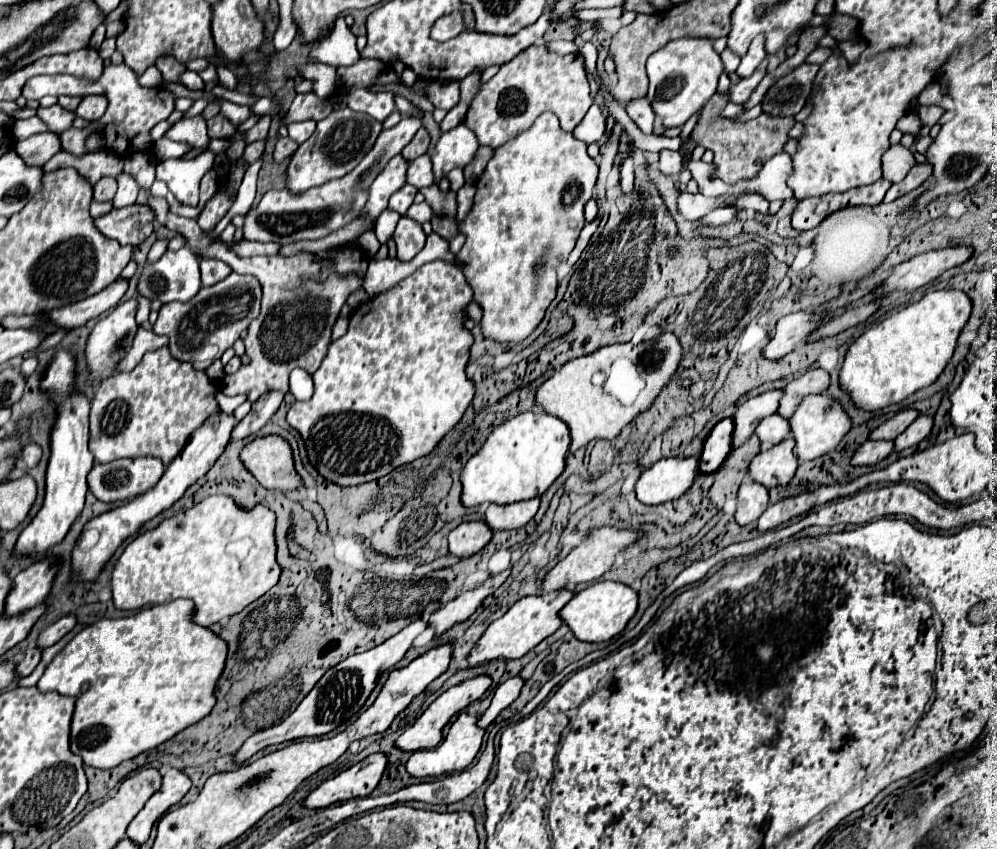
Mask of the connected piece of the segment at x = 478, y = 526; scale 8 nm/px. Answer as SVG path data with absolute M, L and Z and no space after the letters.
M462 522L448 534L448 550L454 556L466 558L480 552L492 538L486 522Z

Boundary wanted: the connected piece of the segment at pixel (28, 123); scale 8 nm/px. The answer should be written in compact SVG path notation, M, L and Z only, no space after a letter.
M18 120L14 122L14 136L16 140L24 140L32 134L38 134L38 132L44 132L48 130L40 120Z

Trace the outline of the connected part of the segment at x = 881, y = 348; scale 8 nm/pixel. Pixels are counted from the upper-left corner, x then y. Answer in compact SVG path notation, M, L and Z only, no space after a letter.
M932 290L920 302L906 306L904 310L894 312L892 316L884 318L880 324L870 326L846 352L842 370L840 370L840 384L844 390L850 392L852 400L858 408L864 410L878 410L890 404L896 404L920 388L926 388L936 382L936 378L948 366L962 328L966 326L972 314L972 300L964 290Z

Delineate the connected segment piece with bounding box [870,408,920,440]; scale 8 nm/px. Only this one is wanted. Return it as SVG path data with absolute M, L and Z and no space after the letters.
M906 408L900 410L896 416L892 416L890 420L886 420L882 426L878 426L876 430L870 432L872 440L894 440L898 434L902 434L916 418L920 416L918 410L914 408Z

